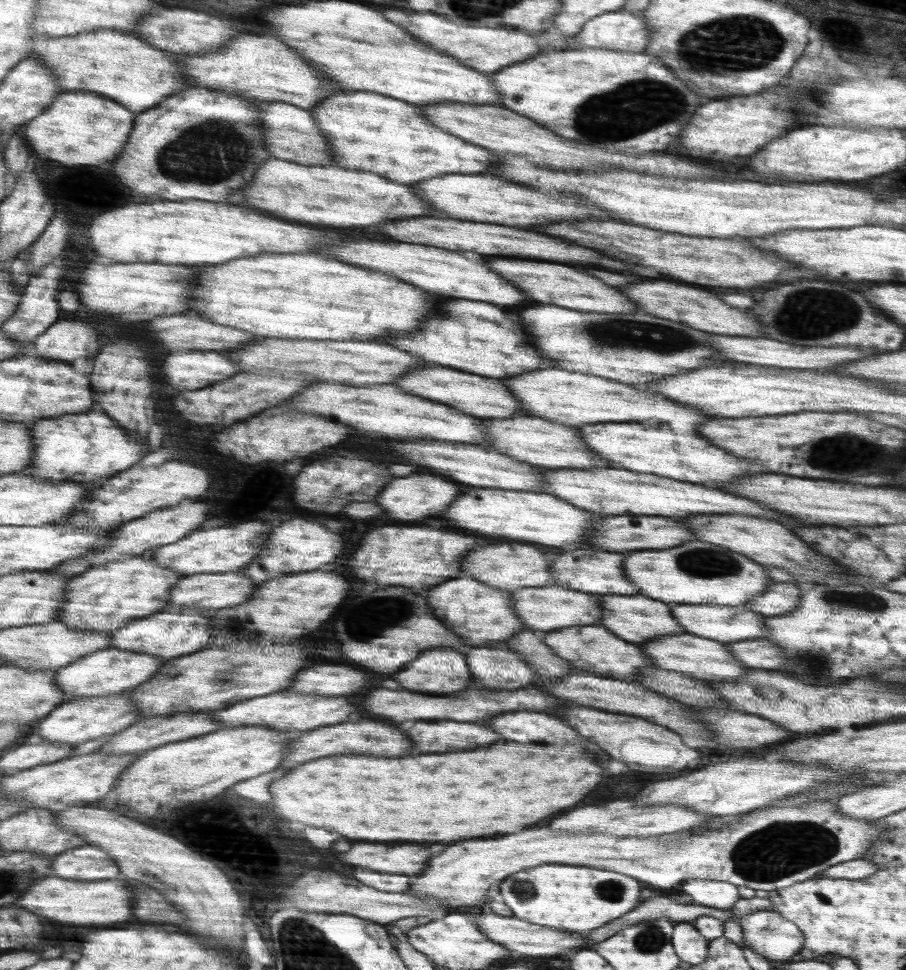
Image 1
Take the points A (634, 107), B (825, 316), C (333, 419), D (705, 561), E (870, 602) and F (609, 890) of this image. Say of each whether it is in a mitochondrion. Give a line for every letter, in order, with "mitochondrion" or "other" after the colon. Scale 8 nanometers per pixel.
A: mitochondrion
B: mitochondrion
C: other
D: mitochondrion
E: mitochondrion
F: mitochondrion

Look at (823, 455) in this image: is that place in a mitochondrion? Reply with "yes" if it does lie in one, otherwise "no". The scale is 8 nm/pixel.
yes

